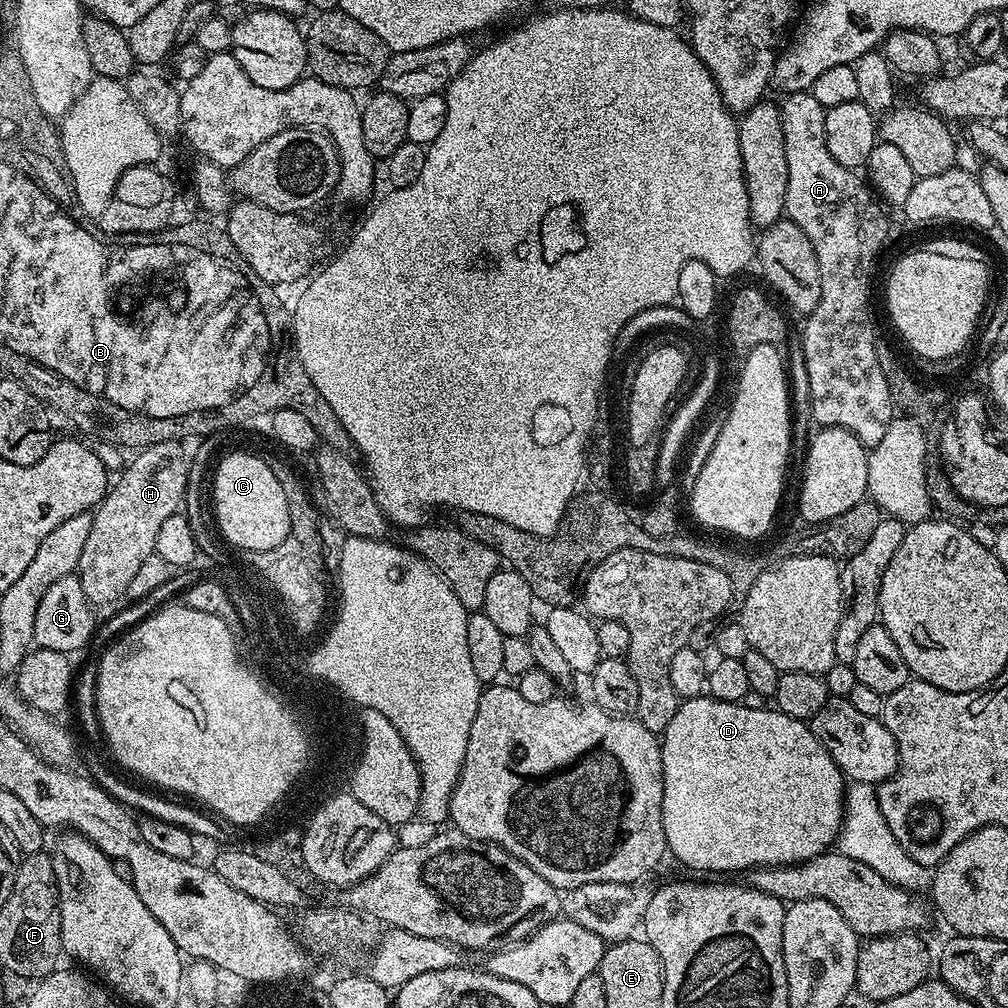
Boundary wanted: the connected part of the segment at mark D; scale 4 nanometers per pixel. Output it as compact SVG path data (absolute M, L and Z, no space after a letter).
M689 696L664 727L660 740L662 770L664 771L664 793L662 794L662 826L664 842L669 853L672 852L688 868L696 872L741 872L747 873L753 868L765 866L783 866L801 864L815 856L829 851L840 835L840 821L844 818L844 793L846 777L839 766L830 758L826 746L812 732L803 720L795 720L785 712L771 707L748 708L742 702L731 704L725 700L715 700L713 696Z

